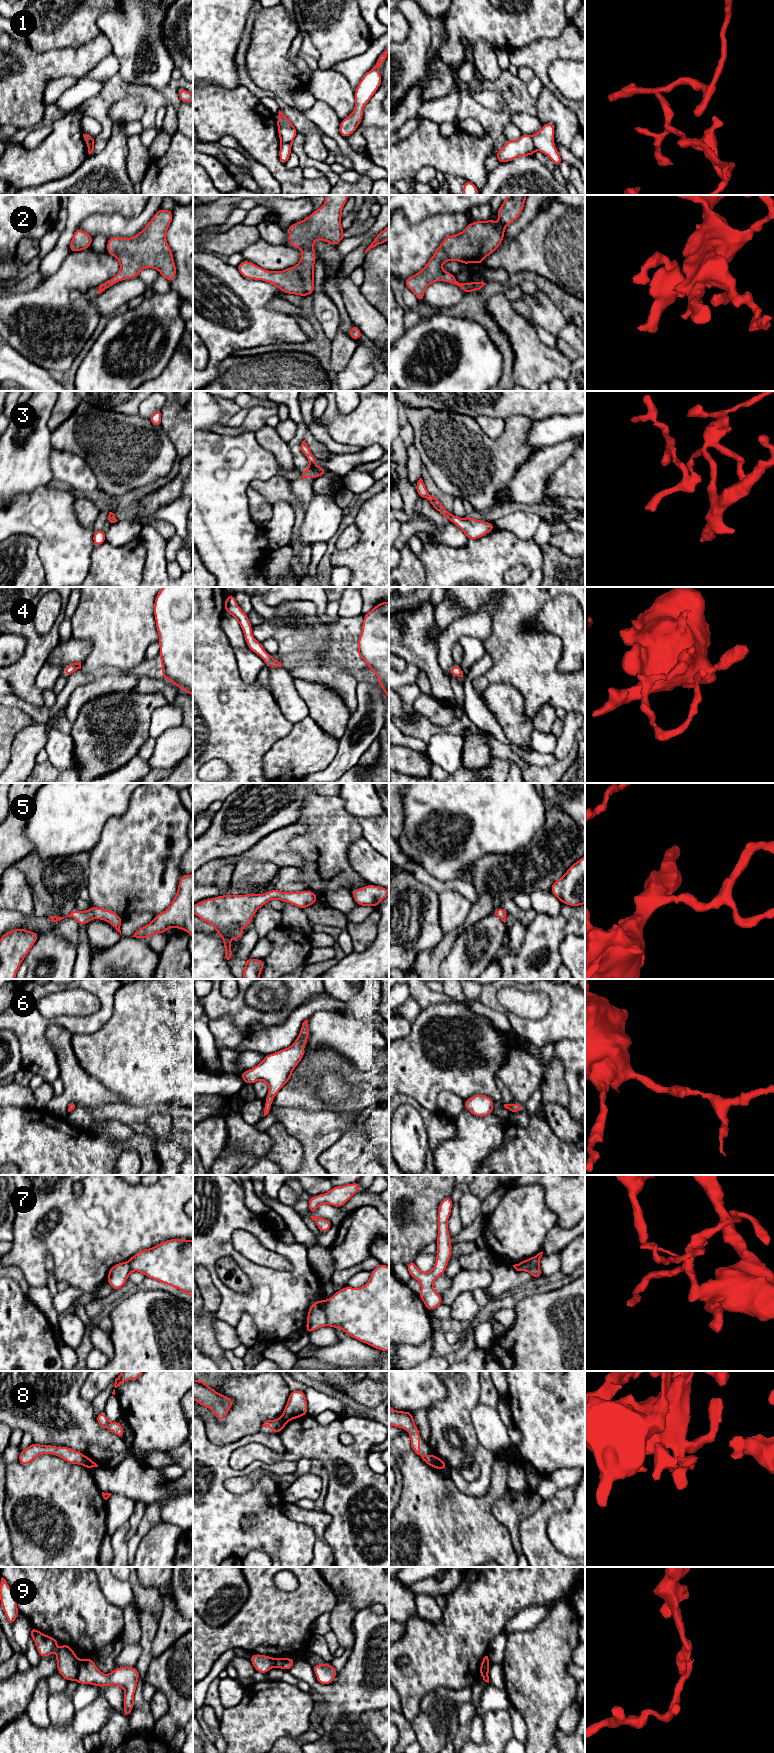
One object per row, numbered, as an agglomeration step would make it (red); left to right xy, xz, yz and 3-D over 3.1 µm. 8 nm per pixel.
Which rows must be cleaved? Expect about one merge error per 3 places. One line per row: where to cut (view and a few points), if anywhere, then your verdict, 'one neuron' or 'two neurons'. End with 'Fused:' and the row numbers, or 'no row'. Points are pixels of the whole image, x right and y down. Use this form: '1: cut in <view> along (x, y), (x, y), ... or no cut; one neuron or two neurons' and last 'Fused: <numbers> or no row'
1: cut in yz along (531, 136), (533, 146), (536, 149); two neurons
2: no cut; one neuron
3: no cut; one neuron
4: no cut; one neuron
5: no cut; one neuron
6: no cut; one neuron
7: cut in xz along (324, 1301), (327, 1324); two neurons
8: cut in xy along (87, 1457), (85, 1466); two neurons
9: cut in xy along (79, 1661), (75, 1679); two neurons
Fused: 1, 7, 8, 9

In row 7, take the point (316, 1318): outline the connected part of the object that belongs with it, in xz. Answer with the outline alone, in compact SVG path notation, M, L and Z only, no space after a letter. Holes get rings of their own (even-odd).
M318 1300L312 1303L309 1308L305 1331L307 1333L310 1333L324 1326L327 1326L327 1316L325 1313L325 1301Z

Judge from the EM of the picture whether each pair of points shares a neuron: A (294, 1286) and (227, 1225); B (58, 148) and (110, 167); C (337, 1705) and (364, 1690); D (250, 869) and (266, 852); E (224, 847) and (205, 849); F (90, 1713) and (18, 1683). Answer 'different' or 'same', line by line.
A: same
B: different
C: same
D: different
E: same
F: different

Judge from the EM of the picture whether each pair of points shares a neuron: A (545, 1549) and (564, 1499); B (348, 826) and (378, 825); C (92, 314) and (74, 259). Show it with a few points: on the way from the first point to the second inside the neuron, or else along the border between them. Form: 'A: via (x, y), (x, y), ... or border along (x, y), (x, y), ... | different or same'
A: via (540, 1536), (540, 1519), (551, 1508) | same
B: border along (358, 818), (363, 837) | different
C: via (76, 309), (66, 299), (66, 280), (71, 275) | same

